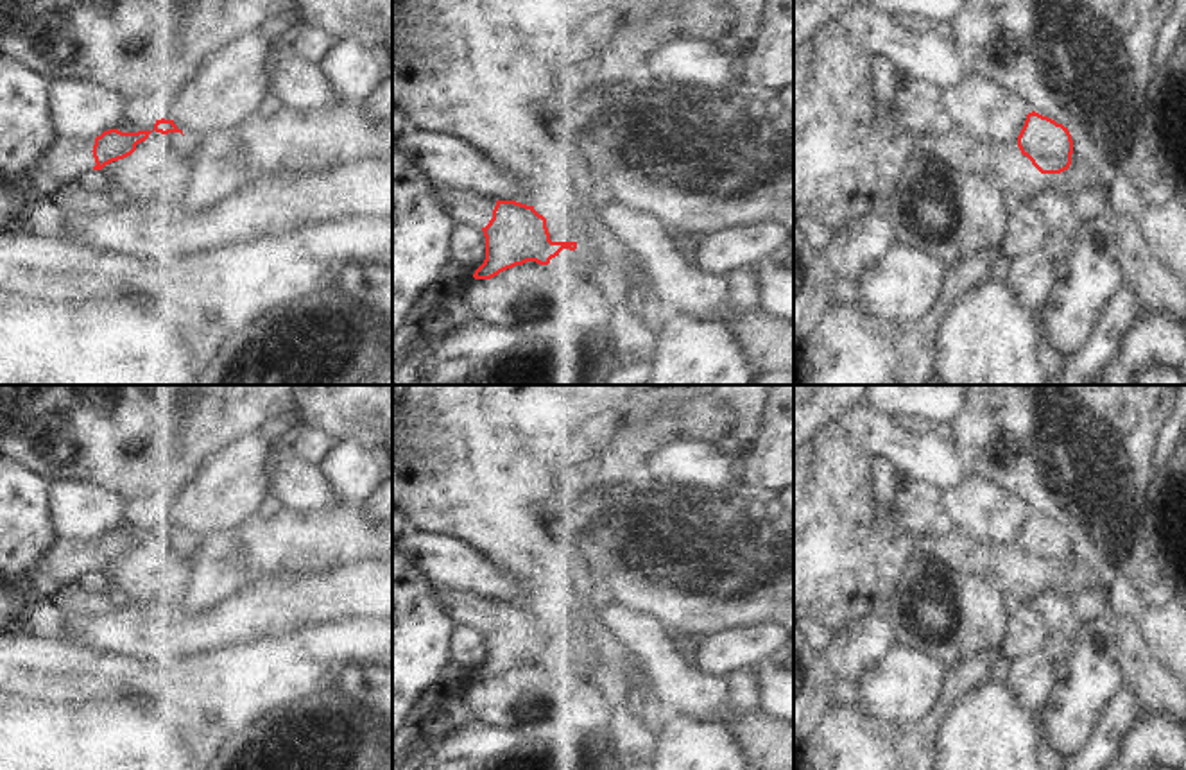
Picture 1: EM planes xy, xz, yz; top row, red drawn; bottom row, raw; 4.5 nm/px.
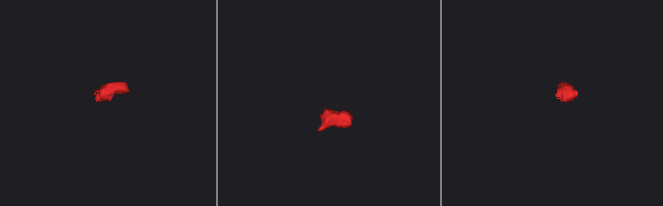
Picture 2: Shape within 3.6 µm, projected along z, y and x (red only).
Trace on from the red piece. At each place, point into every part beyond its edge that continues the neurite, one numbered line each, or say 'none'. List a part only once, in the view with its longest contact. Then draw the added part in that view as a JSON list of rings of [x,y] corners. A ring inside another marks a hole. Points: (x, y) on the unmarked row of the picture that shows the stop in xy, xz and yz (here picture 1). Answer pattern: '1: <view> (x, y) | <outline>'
1: xz (463, 607) | [[[448,587],[439,589],[439,598],[455,623],[468,623],[480,630],[489,625],[496,607],[496,602],[491,598],[451,591]]]

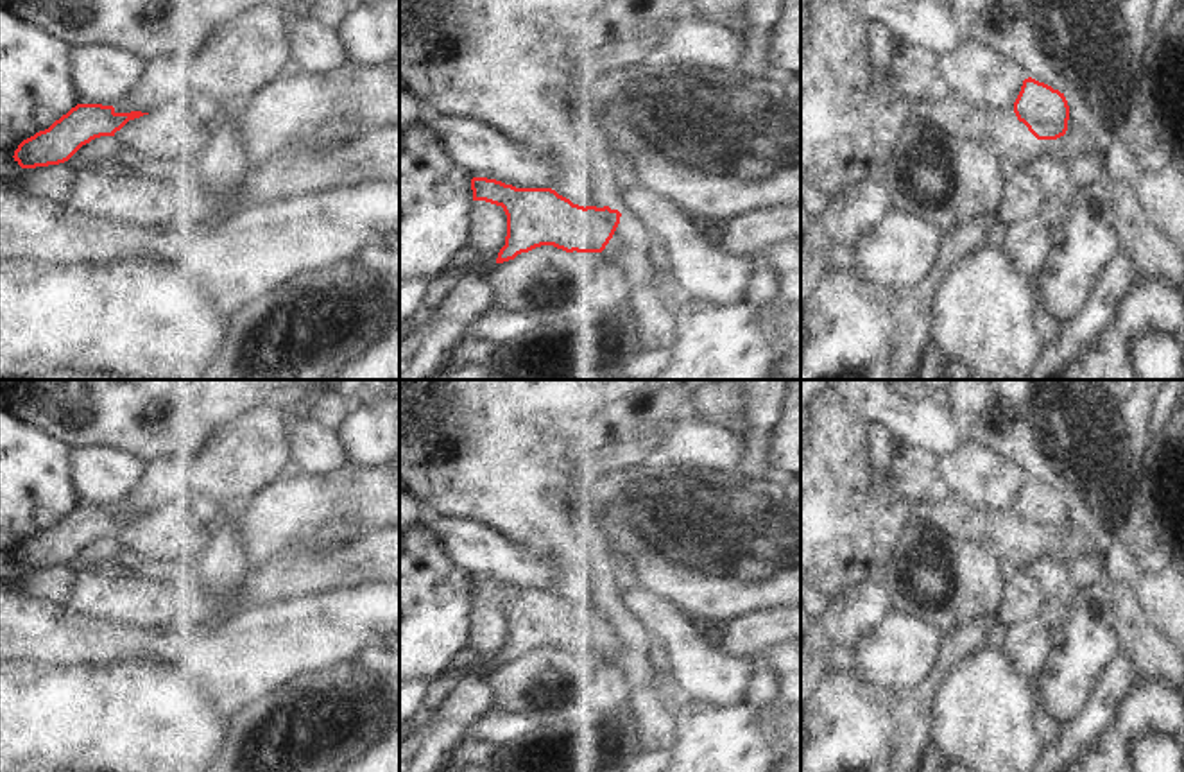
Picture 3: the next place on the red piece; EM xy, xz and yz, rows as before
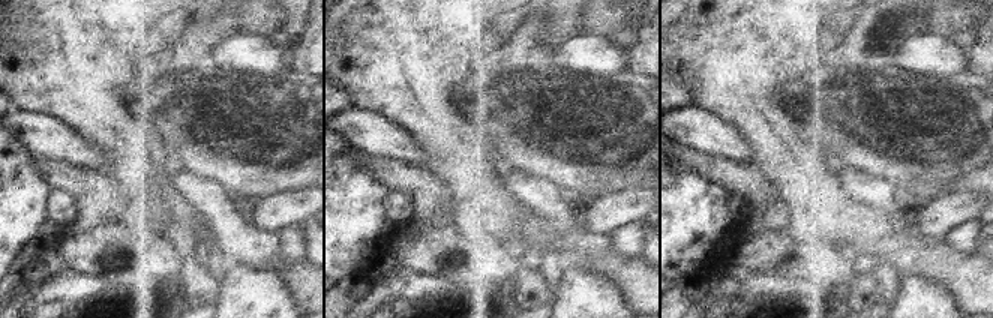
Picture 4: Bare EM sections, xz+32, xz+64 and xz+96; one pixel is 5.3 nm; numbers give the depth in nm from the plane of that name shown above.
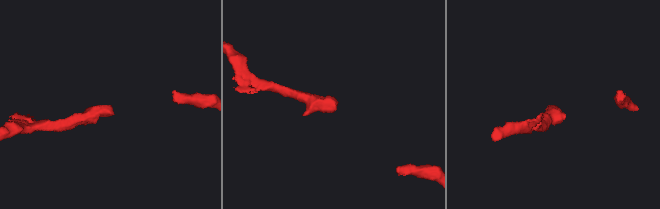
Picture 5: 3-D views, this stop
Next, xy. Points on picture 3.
none

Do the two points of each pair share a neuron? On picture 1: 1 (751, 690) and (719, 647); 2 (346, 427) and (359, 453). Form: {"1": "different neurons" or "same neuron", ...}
{"1": "different neurons", "2": "different neurons"}

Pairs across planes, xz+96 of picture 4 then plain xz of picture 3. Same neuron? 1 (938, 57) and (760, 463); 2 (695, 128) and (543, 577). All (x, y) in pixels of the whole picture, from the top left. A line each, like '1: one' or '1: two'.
1: two
2: one

